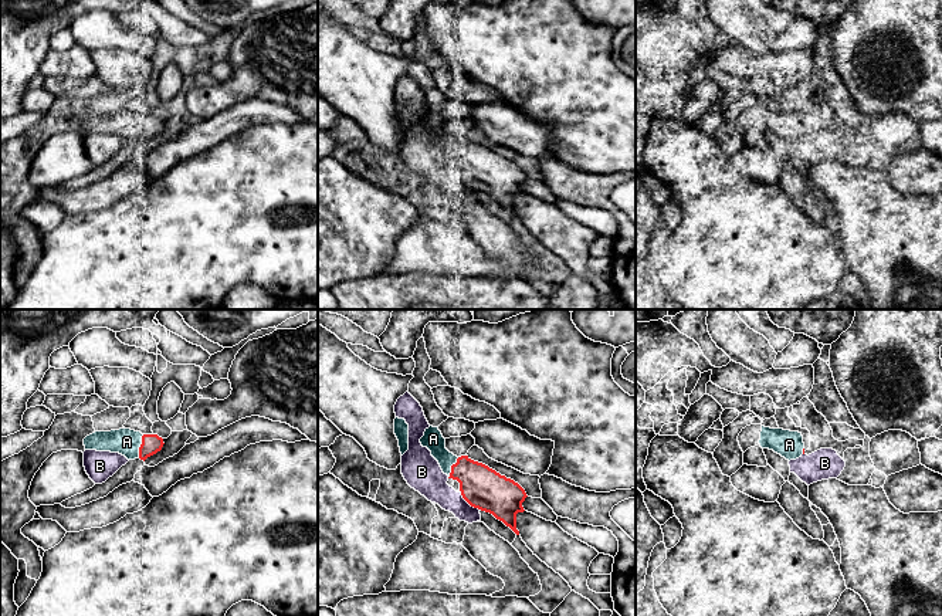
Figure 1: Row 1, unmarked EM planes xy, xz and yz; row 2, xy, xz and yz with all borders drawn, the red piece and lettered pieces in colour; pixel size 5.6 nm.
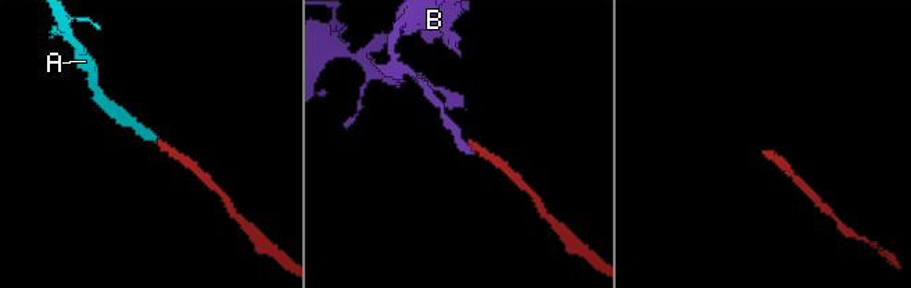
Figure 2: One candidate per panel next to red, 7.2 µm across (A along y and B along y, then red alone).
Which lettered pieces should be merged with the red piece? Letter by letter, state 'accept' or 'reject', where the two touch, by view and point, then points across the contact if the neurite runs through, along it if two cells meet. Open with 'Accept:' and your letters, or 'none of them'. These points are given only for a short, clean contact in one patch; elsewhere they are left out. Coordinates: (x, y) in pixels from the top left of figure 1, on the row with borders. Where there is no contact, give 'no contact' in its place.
Accept: A
A: accept; meets red in xy at (141, 446)
B: reject; meets red in xz at (467, 501)

